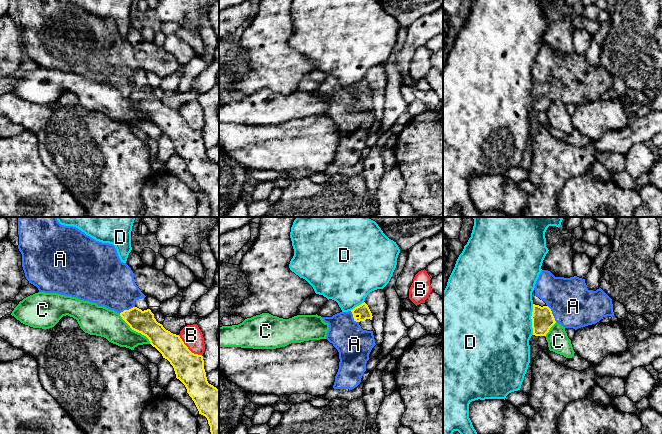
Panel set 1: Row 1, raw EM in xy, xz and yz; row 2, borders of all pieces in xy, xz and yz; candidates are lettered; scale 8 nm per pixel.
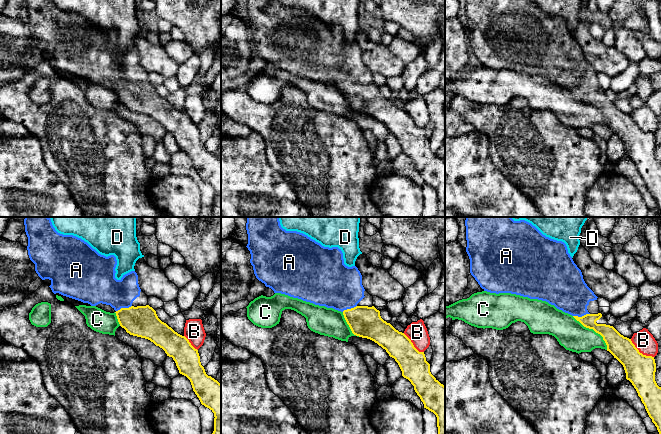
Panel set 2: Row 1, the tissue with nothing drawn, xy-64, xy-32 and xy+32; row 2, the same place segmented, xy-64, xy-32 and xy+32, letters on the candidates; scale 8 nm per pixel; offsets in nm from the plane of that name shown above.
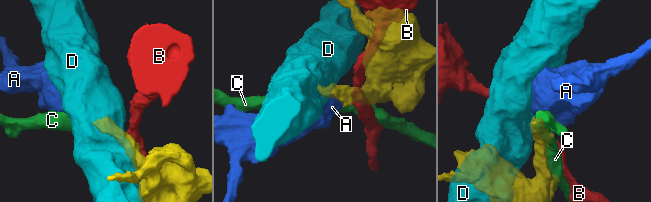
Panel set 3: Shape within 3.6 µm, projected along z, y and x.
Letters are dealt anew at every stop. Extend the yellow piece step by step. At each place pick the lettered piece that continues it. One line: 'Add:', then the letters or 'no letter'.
Add: A

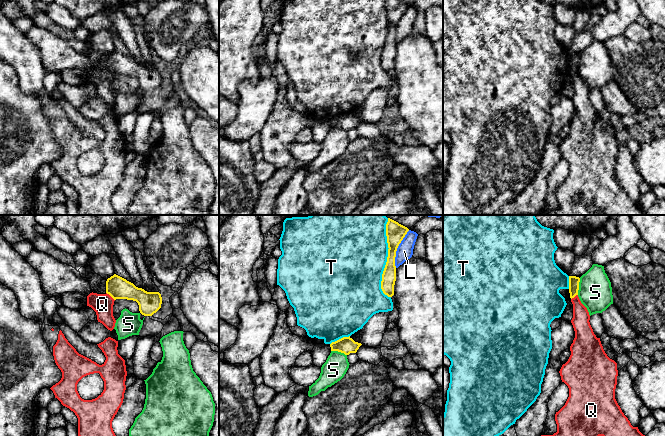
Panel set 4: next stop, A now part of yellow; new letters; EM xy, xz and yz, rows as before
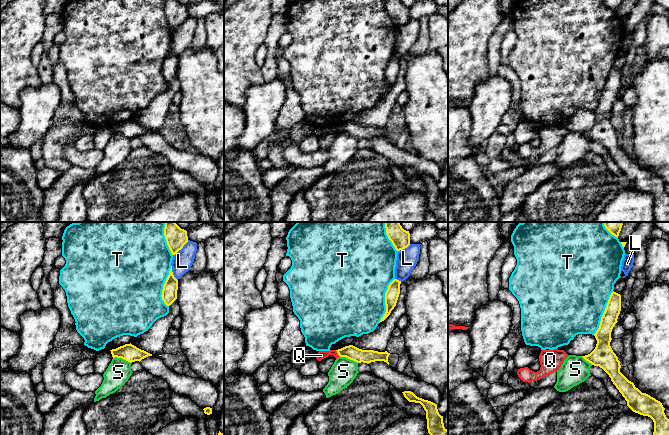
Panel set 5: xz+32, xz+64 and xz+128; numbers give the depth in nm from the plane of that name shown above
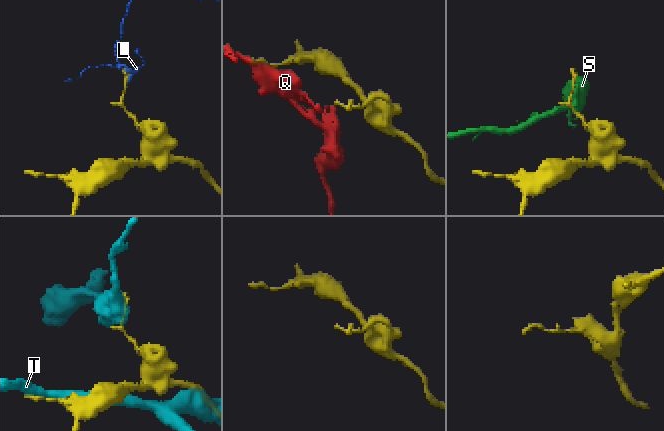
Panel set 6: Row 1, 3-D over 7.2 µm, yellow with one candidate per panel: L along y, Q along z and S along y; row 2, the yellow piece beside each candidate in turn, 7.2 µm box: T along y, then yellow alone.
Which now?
Add: no letter

